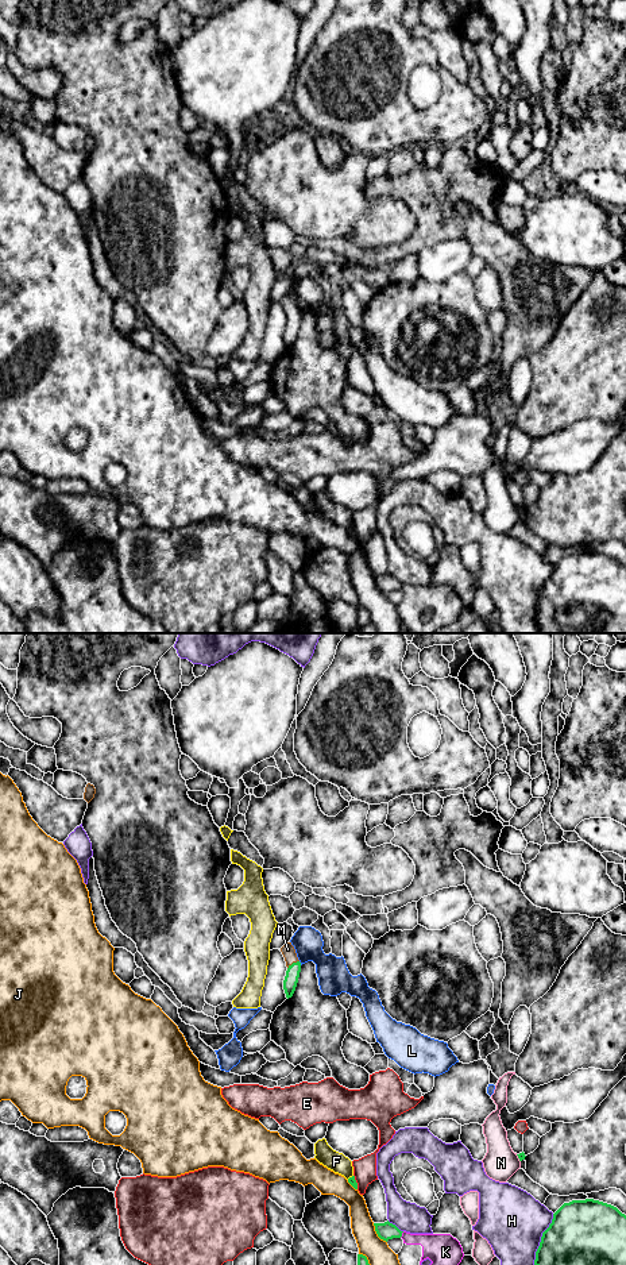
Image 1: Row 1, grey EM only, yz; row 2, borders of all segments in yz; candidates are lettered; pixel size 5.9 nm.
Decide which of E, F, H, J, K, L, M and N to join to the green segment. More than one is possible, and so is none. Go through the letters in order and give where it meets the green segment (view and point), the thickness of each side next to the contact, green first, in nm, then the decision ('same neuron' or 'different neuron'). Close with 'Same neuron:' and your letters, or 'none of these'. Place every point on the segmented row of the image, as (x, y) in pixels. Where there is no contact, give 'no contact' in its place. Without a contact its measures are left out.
E: meets green in yz at (355, 1181); 50 nm thick on the green side, 140 nm on the other; different neuron
F: meets green in yz at (350, 1177); 50 nm thick on the green side, 120 nm on the other; different neuron
H: meets green in yz at (541, 1240); 380 nm thick on the green side, 380 nm on the other; different neuron
J: meets green in yz at (377, 1233); 100 nm thick on the green side, 150 nm on the other; different neuron
K: meets green in yz at (401, 1234); 100 nm thick on the green side, 180 nm on the other; different neuron
L: meets green in yz at (300, 963); 80 nm thick on the green side, 190 nm on the other; different neuron
M: meets green in yz at (293, 963); 80 nm thick on the green side, 80 nm on the other; same neuron
N: meets green in yz at (518, 1157); 50 nm thick on the green side, 200 nm on the other; different neuron
Same neuron: M

